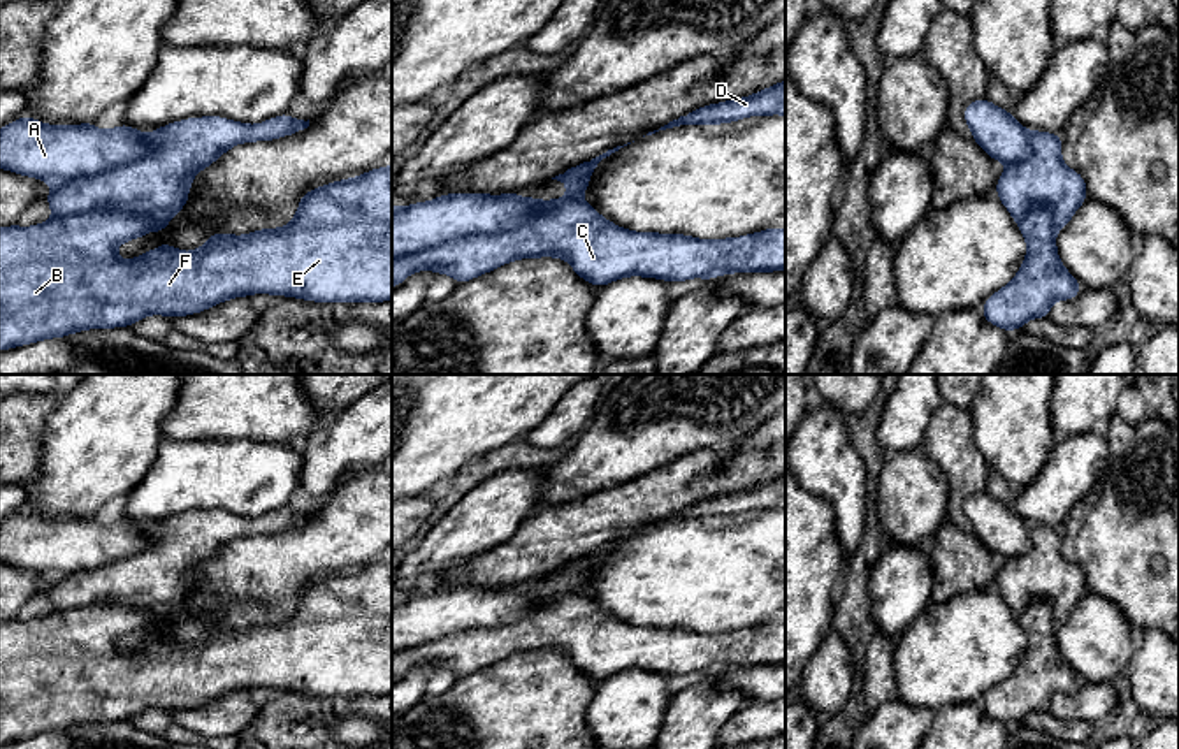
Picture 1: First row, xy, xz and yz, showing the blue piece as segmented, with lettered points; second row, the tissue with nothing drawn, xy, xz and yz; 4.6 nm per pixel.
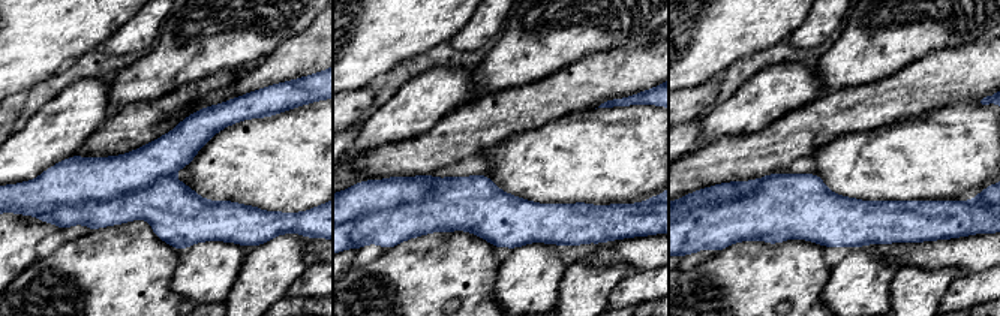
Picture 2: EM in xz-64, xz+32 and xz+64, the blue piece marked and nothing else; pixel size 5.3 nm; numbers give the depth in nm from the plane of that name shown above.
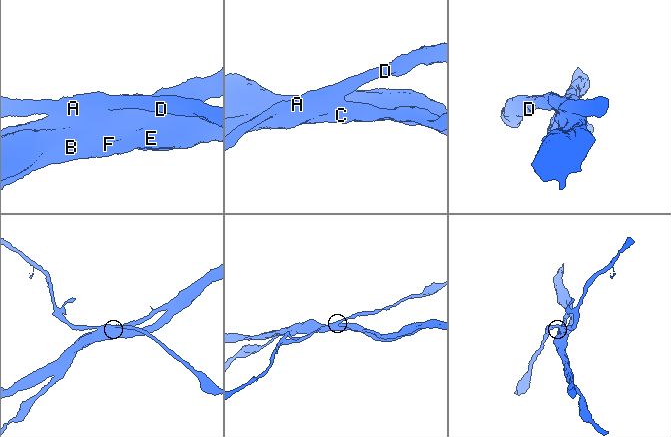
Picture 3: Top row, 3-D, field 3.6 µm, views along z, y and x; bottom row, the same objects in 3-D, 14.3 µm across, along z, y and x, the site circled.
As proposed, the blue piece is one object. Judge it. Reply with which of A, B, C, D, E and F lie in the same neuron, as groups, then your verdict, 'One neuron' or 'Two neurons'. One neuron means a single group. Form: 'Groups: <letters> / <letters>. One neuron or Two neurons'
Groups: A D / B C E F. Two neurons

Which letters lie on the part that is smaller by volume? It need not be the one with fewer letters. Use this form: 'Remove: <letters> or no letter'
Remove: A, D

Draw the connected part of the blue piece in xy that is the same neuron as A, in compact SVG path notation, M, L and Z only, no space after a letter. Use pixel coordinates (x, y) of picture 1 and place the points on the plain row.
M32 510L0 524L0 563L47 575L67 577L141 552L146 536L127 517L100 524L83 519L46 519Z

